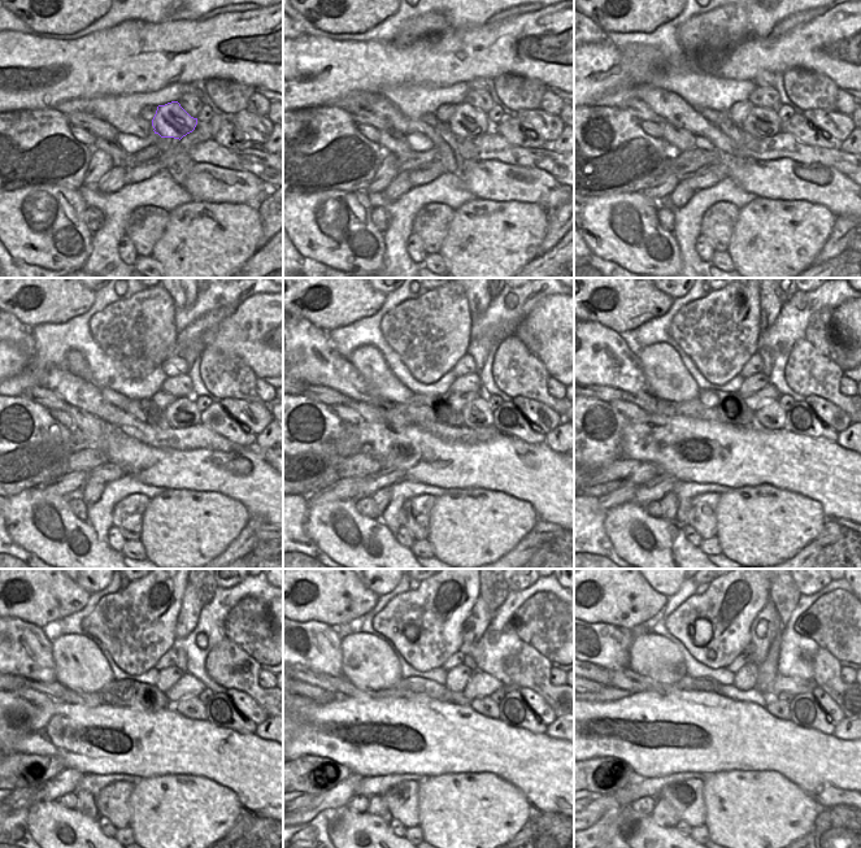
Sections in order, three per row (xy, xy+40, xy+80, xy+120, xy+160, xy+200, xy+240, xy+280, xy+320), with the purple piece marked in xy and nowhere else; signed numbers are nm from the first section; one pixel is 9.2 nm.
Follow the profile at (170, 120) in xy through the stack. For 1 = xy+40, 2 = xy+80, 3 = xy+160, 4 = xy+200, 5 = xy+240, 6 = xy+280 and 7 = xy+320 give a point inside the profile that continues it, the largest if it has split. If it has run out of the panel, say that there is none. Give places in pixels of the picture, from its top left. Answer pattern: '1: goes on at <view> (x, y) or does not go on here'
1: goes on at xy+40 (466, 121)
2: goes on at xy+80 (761, 122)
3: goes on at xy+160 (477, 413)
4: goes on at xy+200 (772, 416)
5: goes on at xy+240 (192, 708)
6: goes on at xy+280 (486, 707)
7: goes on at xy+320 (775, 707)

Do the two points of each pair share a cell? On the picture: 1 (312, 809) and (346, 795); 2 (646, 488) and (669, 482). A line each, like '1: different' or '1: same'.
1: same
2: same

